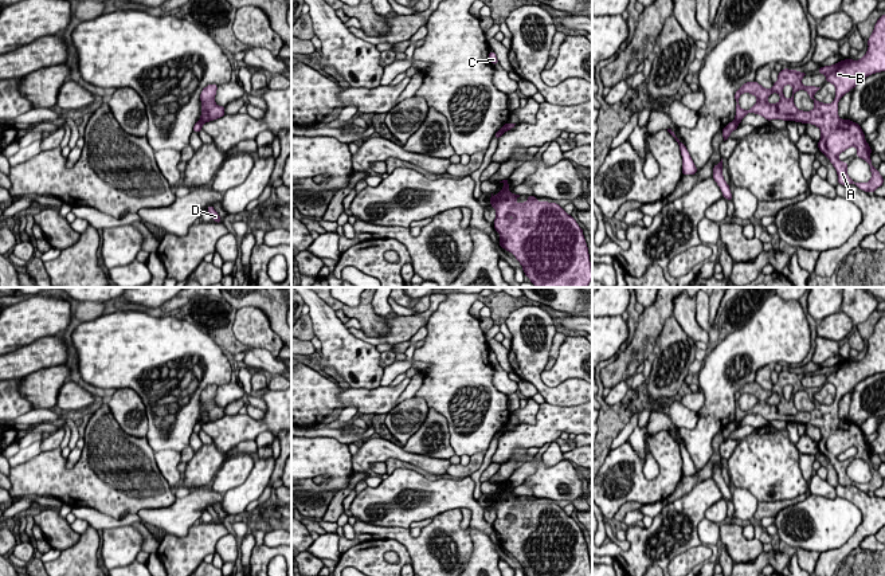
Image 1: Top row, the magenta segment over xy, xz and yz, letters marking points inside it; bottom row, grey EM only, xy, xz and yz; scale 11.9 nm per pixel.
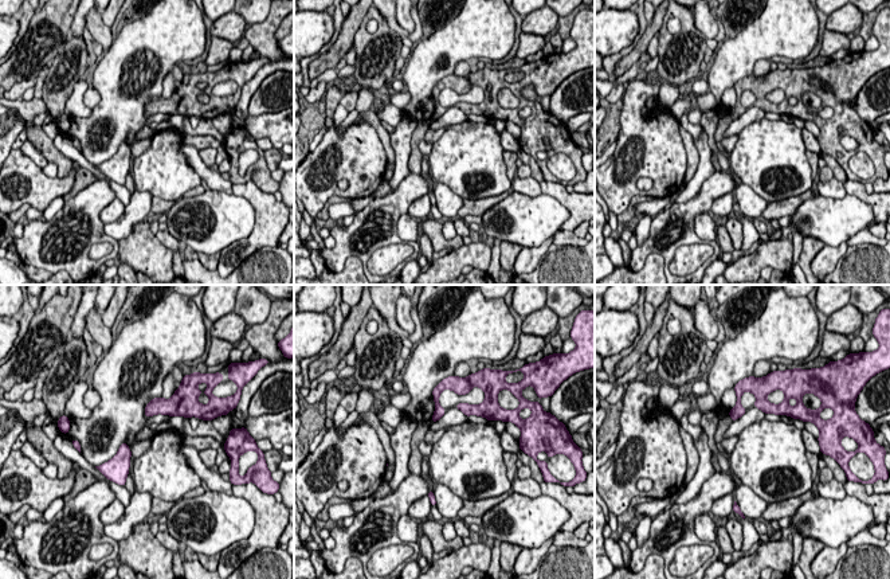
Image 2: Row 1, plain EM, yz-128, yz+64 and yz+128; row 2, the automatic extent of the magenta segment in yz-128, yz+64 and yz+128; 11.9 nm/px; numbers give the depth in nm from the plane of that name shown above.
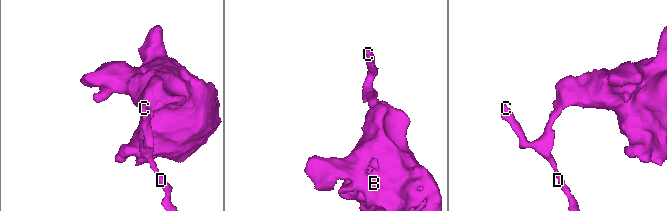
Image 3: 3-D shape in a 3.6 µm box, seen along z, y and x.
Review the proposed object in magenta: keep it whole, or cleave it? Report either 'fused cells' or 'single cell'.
fused cells

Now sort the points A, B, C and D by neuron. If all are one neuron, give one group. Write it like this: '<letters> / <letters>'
A B / C D

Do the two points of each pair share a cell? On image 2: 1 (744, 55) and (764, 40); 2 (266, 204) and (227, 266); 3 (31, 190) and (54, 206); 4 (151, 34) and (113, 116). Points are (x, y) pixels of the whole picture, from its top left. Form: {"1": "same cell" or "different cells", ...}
{"1": "same cell", "2": "same cell", "3": "different cells", "4": "same cell"}

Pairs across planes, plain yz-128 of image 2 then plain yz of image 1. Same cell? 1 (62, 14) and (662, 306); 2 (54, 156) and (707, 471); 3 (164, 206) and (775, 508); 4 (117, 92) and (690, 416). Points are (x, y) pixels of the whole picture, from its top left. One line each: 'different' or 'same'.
1: same
2: same
3: same
4: different

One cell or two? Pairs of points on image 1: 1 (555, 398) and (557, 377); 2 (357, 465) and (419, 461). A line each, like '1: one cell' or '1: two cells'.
1: two cells
2: one cell

